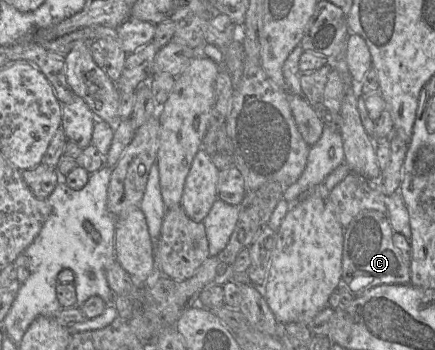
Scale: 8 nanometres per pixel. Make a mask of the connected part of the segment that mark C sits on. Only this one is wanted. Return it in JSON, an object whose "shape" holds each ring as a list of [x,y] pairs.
{"shape":[[[375,210],[360,212],[345,228],[341,279],[357,297],[379,285],[410,283],[411,262],[403,260],[393,243],[393,233],[387,215]]]}

